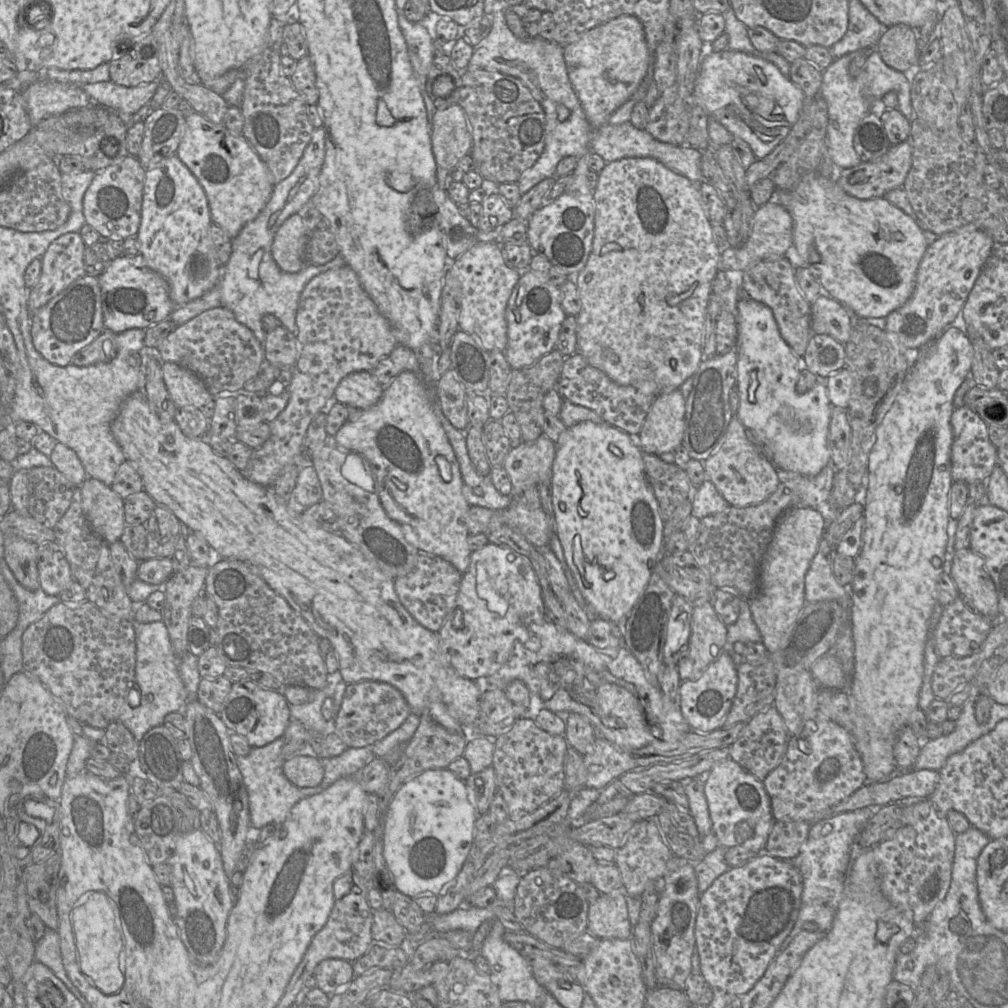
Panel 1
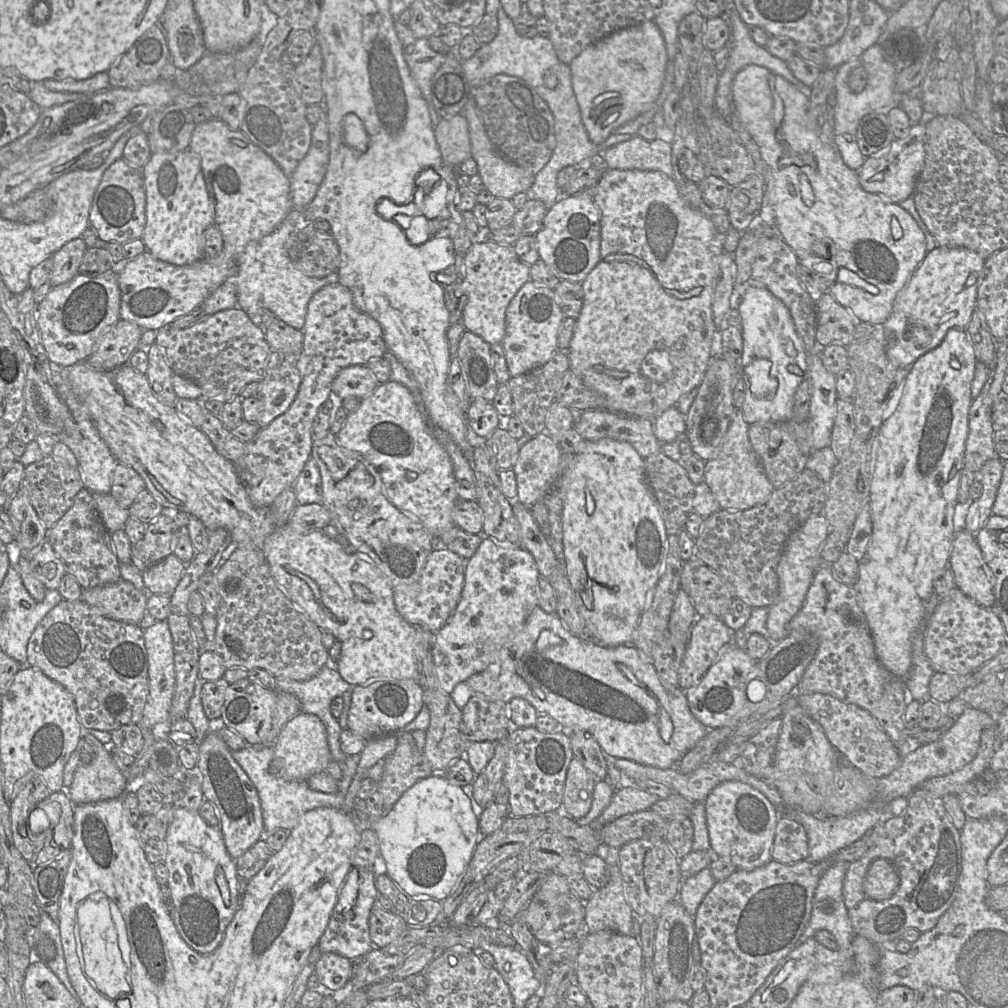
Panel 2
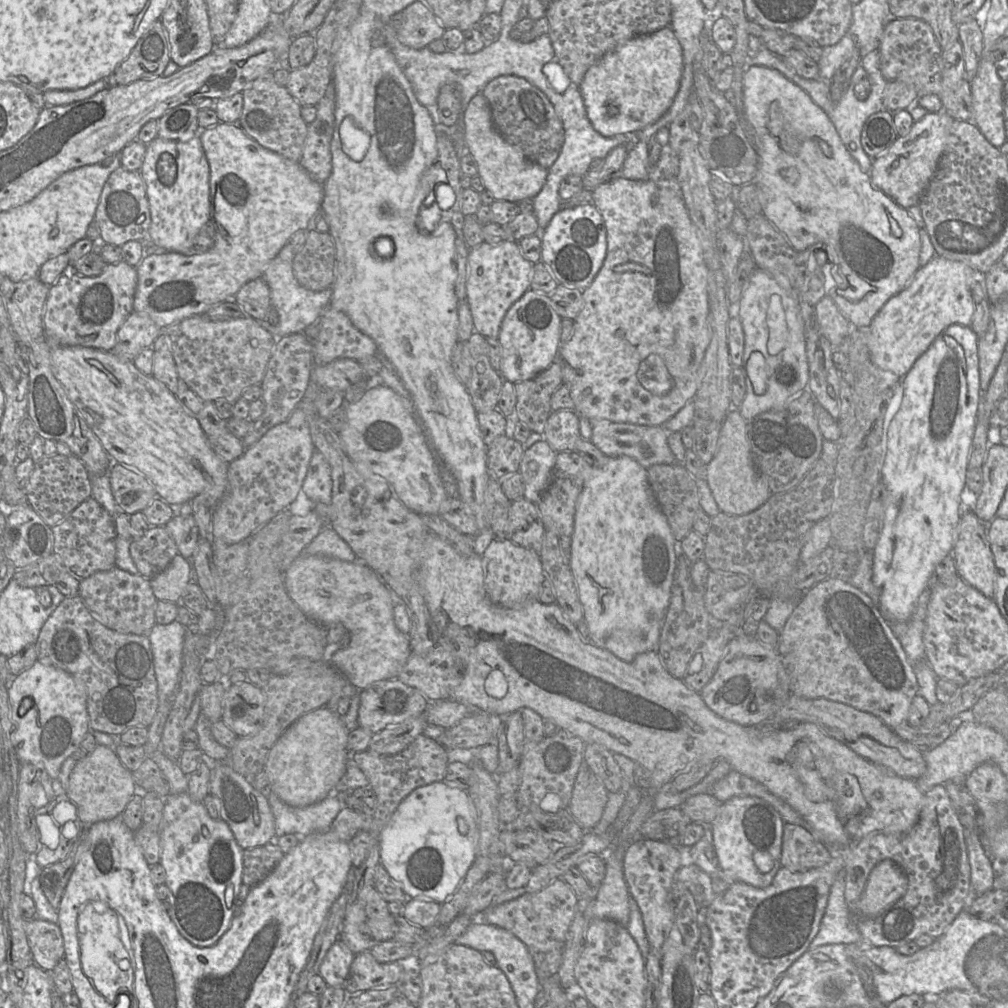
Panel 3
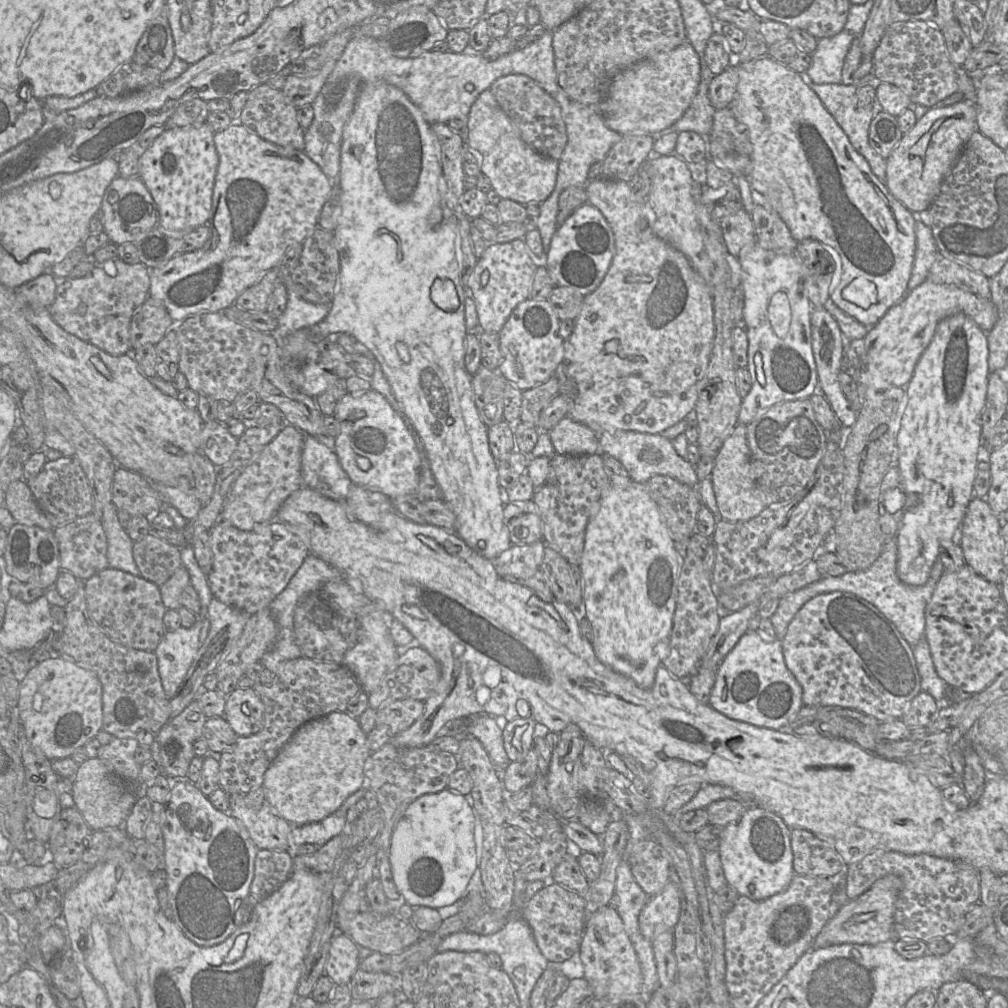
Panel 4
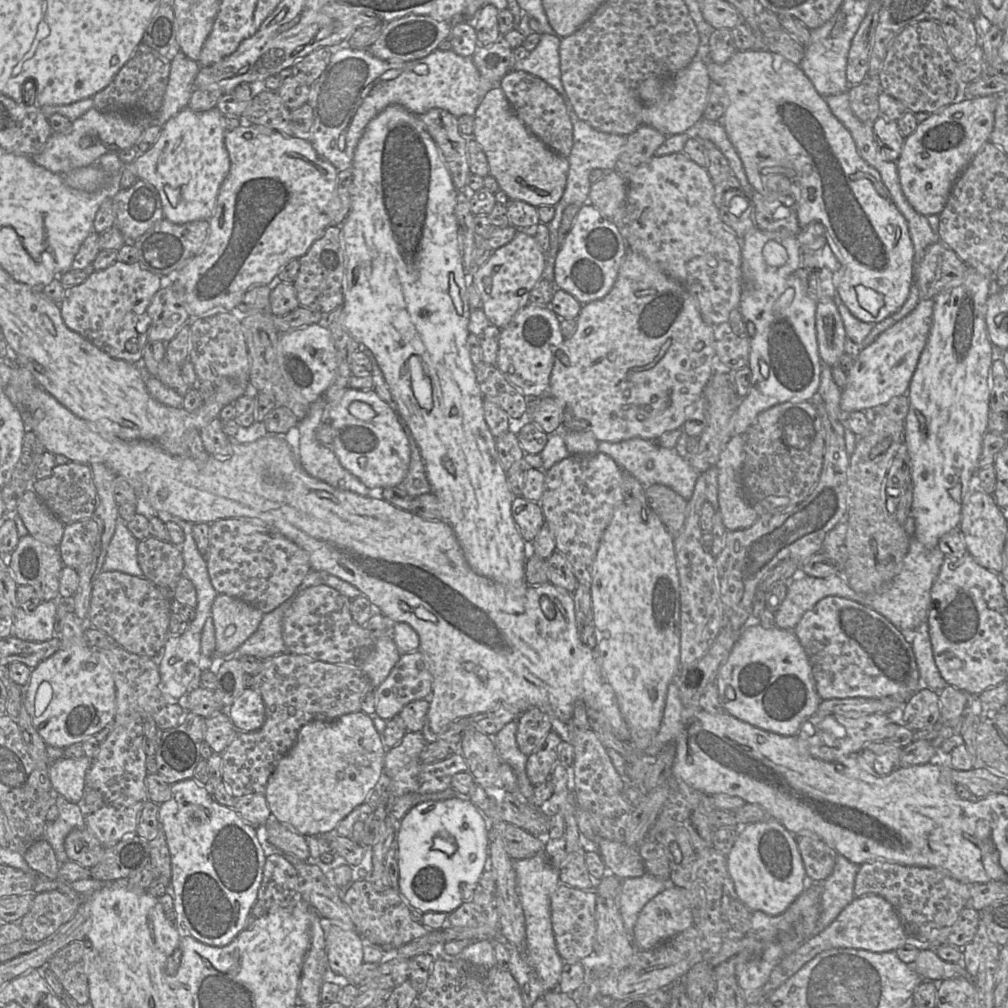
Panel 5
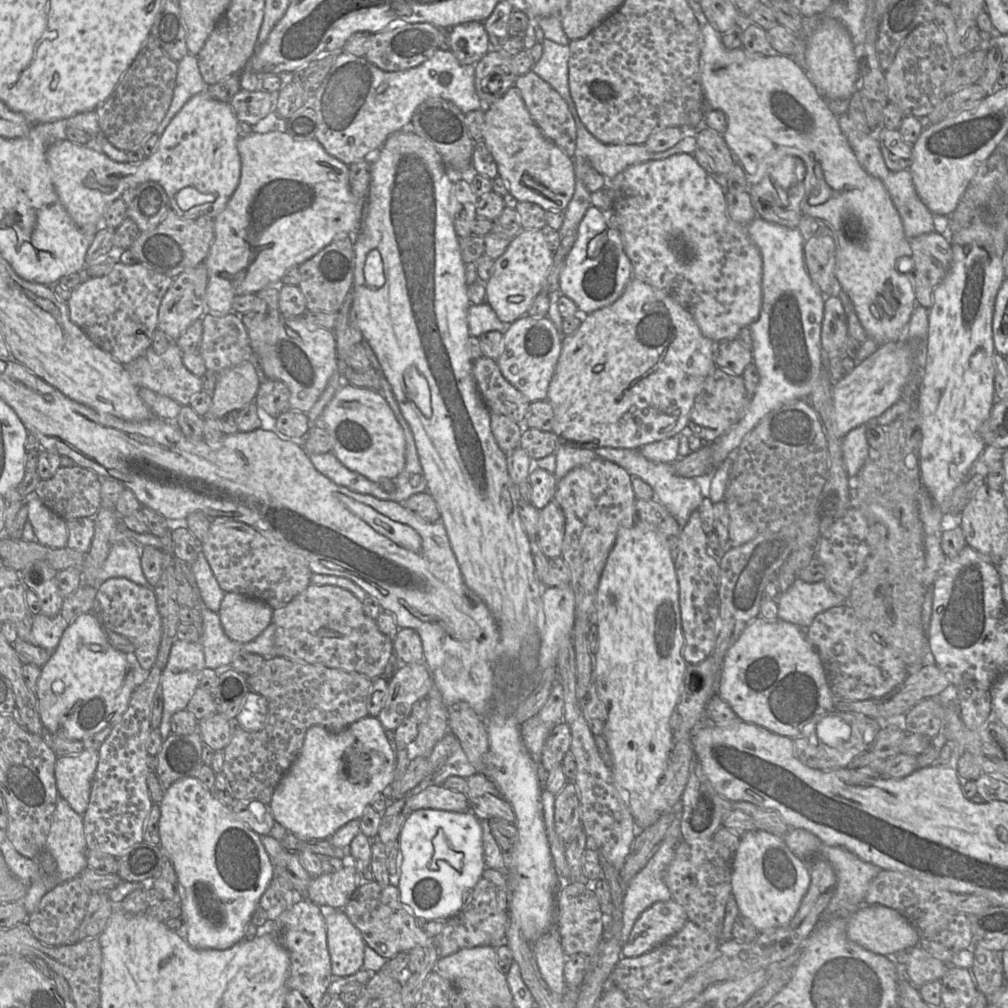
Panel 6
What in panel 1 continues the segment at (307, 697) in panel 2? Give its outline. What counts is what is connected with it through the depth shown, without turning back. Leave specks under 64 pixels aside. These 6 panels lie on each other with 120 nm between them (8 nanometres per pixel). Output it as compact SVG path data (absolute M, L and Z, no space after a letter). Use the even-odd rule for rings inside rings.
M339 670L328 673L326 686L320 690L313 690L311 701L289 706L291 718L300 721L308 730L315 730L325 735L334 732L333 721L325 720L321 707L325 698L333 696L336 685L342 680Z

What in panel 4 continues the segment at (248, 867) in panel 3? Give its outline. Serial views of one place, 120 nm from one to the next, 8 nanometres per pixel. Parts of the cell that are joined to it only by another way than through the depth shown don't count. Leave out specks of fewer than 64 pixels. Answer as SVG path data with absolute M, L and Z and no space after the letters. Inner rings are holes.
M259 849L255 858L250 894L259 901L267 898L279 889L293 870L292 857L286 850Z

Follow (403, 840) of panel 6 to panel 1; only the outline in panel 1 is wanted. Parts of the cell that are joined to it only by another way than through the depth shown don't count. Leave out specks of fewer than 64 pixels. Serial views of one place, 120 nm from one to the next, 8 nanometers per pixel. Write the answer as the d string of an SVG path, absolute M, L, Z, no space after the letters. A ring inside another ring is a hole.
M448 769L425 770L404 782L383 817L380 838L396 889L413 899L426 892L438 896L469 859L477 818L464 781Z

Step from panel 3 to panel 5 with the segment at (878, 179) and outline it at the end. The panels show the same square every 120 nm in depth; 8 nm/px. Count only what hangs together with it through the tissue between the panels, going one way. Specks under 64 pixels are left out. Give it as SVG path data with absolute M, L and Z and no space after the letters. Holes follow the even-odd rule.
M997 95L954 101L918 123L916 130L905 138L896 161L903 194L921 215L939 215L951 189L989 138L994 128Z

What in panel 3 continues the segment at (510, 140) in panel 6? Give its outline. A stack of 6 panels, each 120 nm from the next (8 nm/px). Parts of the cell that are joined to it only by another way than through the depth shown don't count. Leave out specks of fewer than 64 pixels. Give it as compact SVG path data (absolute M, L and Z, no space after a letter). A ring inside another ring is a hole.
M477 93L463 113L463 138L466 151L477 163L478 176L494 200L520 202L534 198L545 184L548 169L529 160L518 148L512 146L496 130L491 110L483 94Z

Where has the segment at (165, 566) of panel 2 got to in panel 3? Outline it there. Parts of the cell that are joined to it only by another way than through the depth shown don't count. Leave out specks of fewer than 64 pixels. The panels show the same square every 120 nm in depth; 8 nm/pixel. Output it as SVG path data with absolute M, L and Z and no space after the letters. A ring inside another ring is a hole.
M177 554L164 571L149 580L158 601L180 605L187 585L193 580L193 567L189 560Z

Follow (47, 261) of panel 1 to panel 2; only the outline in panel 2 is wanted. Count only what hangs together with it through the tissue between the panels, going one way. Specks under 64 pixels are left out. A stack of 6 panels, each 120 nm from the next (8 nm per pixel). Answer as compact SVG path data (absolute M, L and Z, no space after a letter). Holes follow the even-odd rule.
M75 238L52 255L53 266L49 279L51 287L65 284L80 273L79 267L86 250L85 242Z

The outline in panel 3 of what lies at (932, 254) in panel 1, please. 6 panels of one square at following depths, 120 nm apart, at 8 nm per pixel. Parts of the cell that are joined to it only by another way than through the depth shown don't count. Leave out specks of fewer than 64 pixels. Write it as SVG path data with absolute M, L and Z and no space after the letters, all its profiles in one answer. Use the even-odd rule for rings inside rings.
M935 255L925 266L920 267L910 283L901 292L890 298L872 320L868 328L868 344L873 363L882 370L903 378L915 361L930 347L948 326L959 324L970 327L974 313L971 285L980 274L970 266Z

